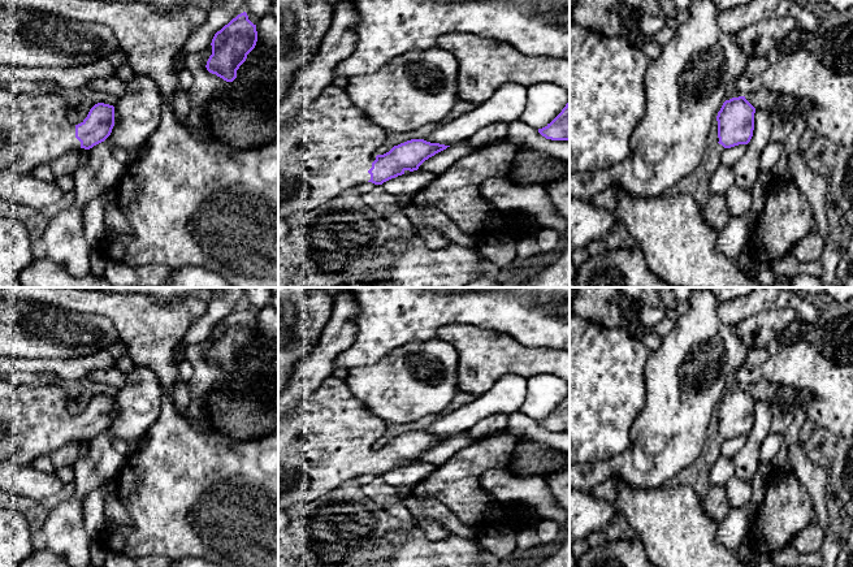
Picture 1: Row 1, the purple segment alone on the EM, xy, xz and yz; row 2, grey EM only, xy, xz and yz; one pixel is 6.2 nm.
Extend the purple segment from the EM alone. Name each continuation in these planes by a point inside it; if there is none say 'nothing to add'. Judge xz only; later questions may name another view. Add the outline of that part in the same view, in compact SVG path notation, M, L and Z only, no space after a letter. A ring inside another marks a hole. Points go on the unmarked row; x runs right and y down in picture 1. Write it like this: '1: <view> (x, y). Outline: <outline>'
1: xz (328, 438). Outline: M328 377L313 393L278 417L278 510L287 511L296 503L315 501L342 484L368 473L371 471L368 462L385 433L385 421L364 408L343 380Z

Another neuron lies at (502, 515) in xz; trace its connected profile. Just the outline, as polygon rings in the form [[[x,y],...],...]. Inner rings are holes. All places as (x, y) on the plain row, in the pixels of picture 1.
[[[497,501],[492,505],[490,512],[475,529],[479,537],[486,529],[512,529],[516,523],[519,523],[521,528],[525,528],[531,521],[532,516],[525,505],[502,503]]]

